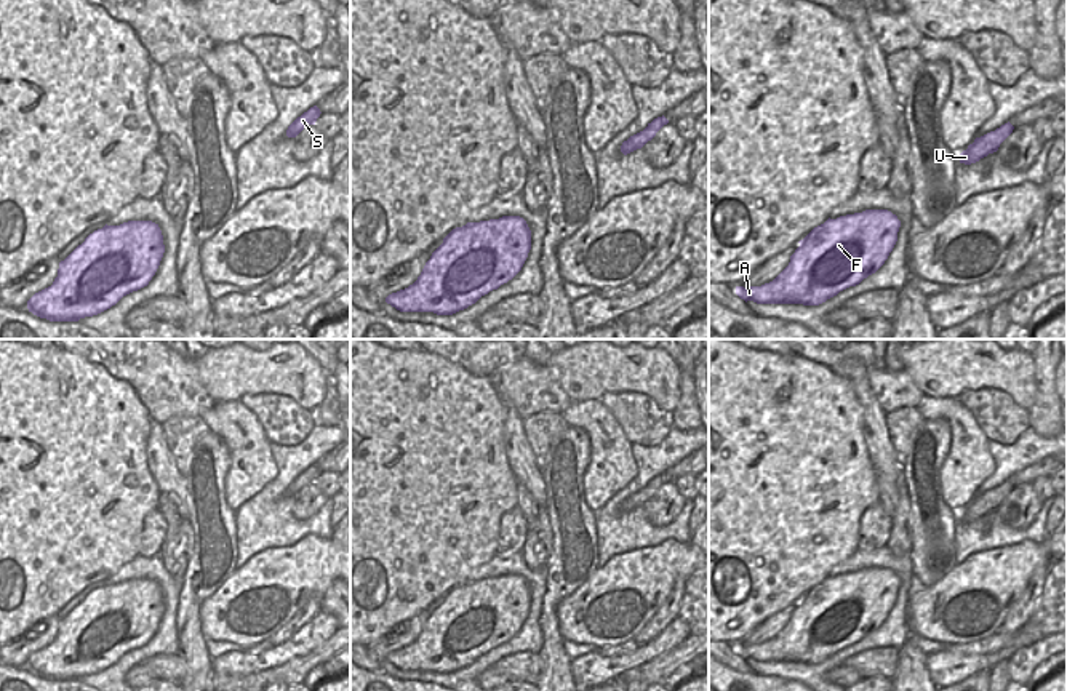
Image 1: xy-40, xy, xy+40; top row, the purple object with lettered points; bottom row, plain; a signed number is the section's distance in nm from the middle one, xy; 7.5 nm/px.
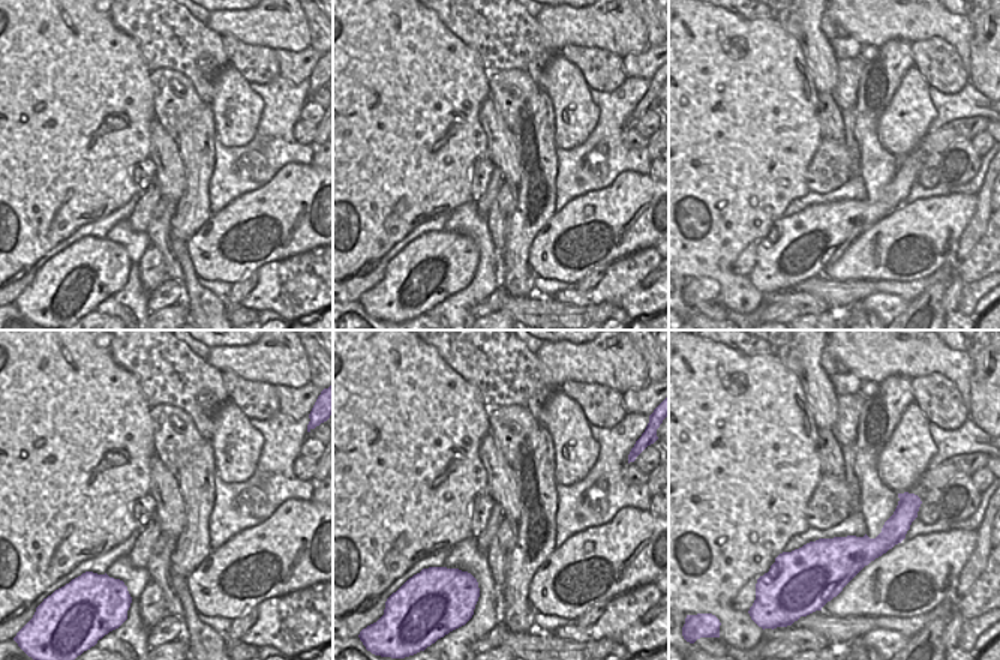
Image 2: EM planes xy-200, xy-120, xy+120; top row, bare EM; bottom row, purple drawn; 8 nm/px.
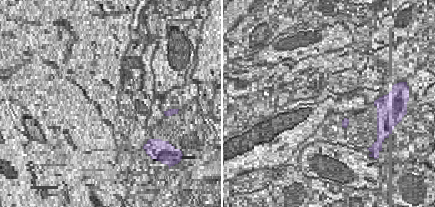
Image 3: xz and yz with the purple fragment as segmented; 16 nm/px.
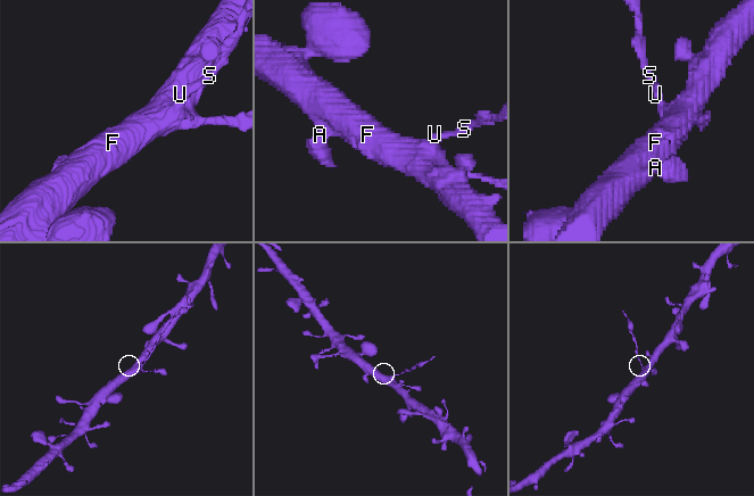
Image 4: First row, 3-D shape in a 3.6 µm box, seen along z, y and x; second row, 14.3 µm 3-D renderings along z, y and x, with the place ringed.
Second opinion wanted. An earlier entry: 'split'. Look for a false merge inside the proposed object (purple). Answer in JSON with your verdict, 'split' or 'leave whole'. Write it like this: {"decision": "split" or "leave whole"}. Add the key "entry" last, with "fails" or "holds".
{"decision": "split", "entry": "holds"}

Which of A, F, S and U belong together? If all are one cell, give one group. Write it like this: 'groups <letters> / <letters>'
groups A F U / S

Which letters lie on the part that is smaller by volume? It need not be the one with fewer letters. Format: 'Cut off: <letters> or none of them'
Cut off: S

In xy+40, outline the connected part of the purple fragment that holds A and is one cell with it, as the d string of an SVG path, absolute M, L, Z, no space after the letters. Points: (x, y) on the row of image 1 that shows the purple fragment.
M888 210L829 218L798 242L789 266L773 282L736 286L736 294L757 304L819 306L875 274L893 251L899 227Z

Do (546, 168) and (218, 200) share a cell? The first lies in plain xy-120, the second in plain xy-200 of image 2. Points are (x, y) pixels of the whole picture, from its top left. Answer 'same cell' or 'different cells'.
different cells

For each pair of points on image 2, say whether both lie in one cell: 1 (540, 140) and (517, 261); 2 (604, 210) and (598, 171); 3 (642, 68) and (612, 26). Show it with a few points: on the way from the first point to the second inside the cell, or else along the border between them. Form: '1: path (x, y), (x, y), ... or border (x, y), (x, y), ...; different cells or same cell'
1: path (543, 171), (528, 186), (522, 230); same cell
2: border (633, 171), (568, 201); different cells
3: border (649, 47), (637, 54), (625, 54), (622, 57); different cells

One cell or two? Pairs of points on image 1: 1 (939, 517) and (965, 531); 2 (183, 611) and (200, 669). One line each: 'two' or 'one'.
1: two
2: one

